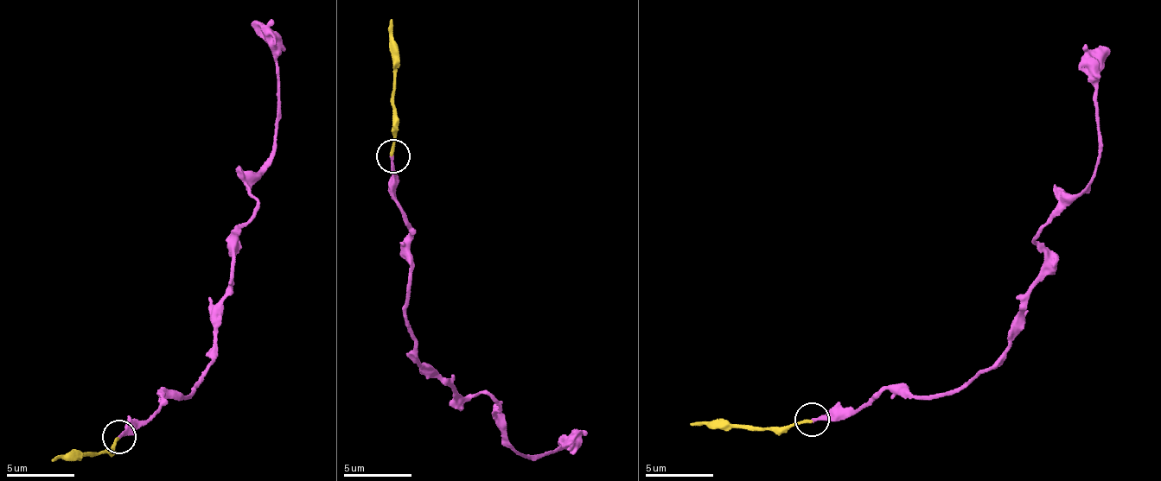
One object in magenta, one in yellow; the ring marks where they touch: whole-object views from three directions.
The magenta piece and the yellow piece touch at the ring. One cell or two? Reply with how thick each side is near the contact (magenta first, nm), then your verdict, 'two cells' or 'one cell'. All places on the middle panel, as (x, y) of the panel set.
200/200 nm | one cell

